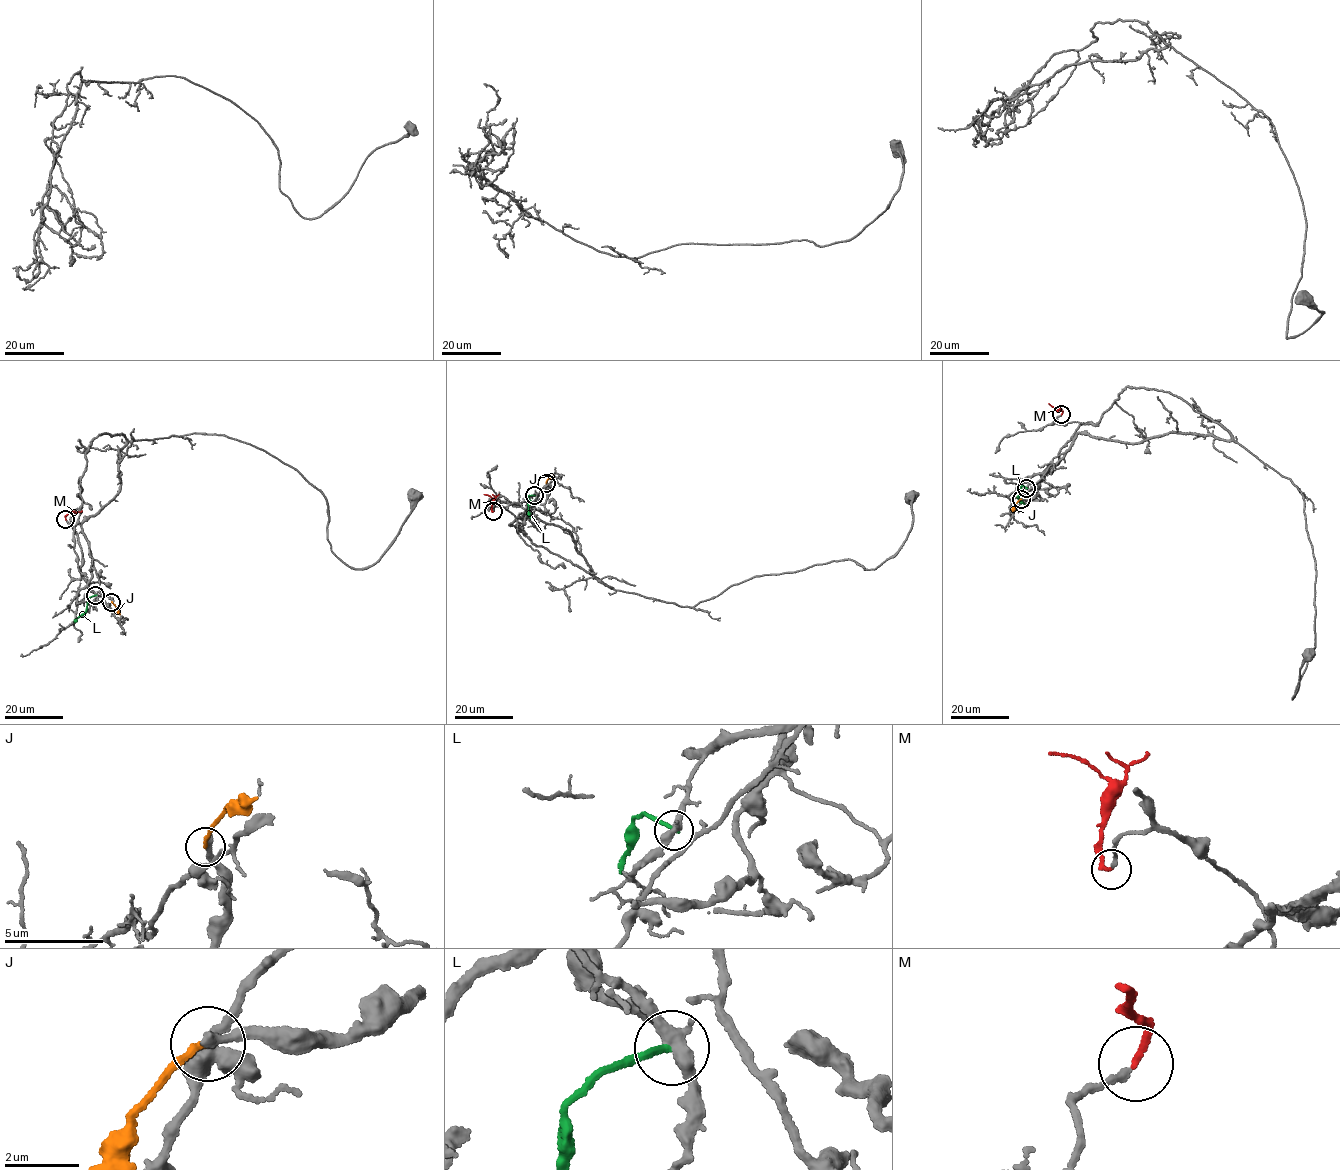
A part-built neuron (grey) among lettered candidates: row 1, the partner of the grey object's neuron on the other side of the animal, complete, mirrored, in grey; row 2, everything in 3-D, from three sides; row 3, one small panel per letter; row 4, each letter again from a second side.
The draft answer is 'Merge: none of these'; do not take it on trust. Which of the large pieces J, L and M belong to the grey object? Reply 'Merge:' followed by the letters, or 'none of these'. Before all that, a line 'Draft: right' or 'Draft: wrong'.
Draft: wrong
Merge: M

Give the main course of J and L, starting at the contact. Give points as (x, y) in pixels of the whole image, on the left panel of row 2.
J: (111, 602), (120, 614)
L: (95, 595), (89, 597), (87, 610), (73, 622)

